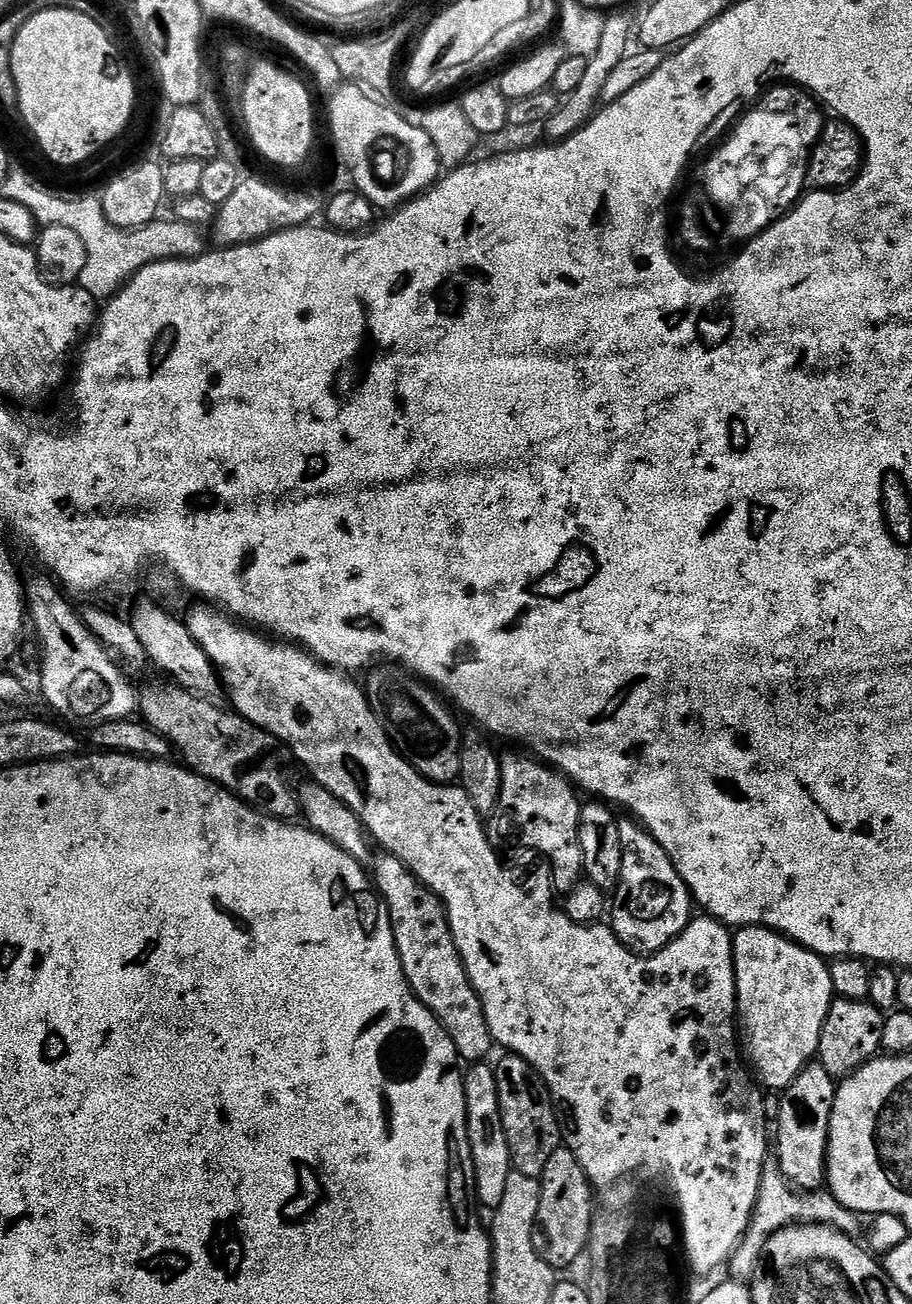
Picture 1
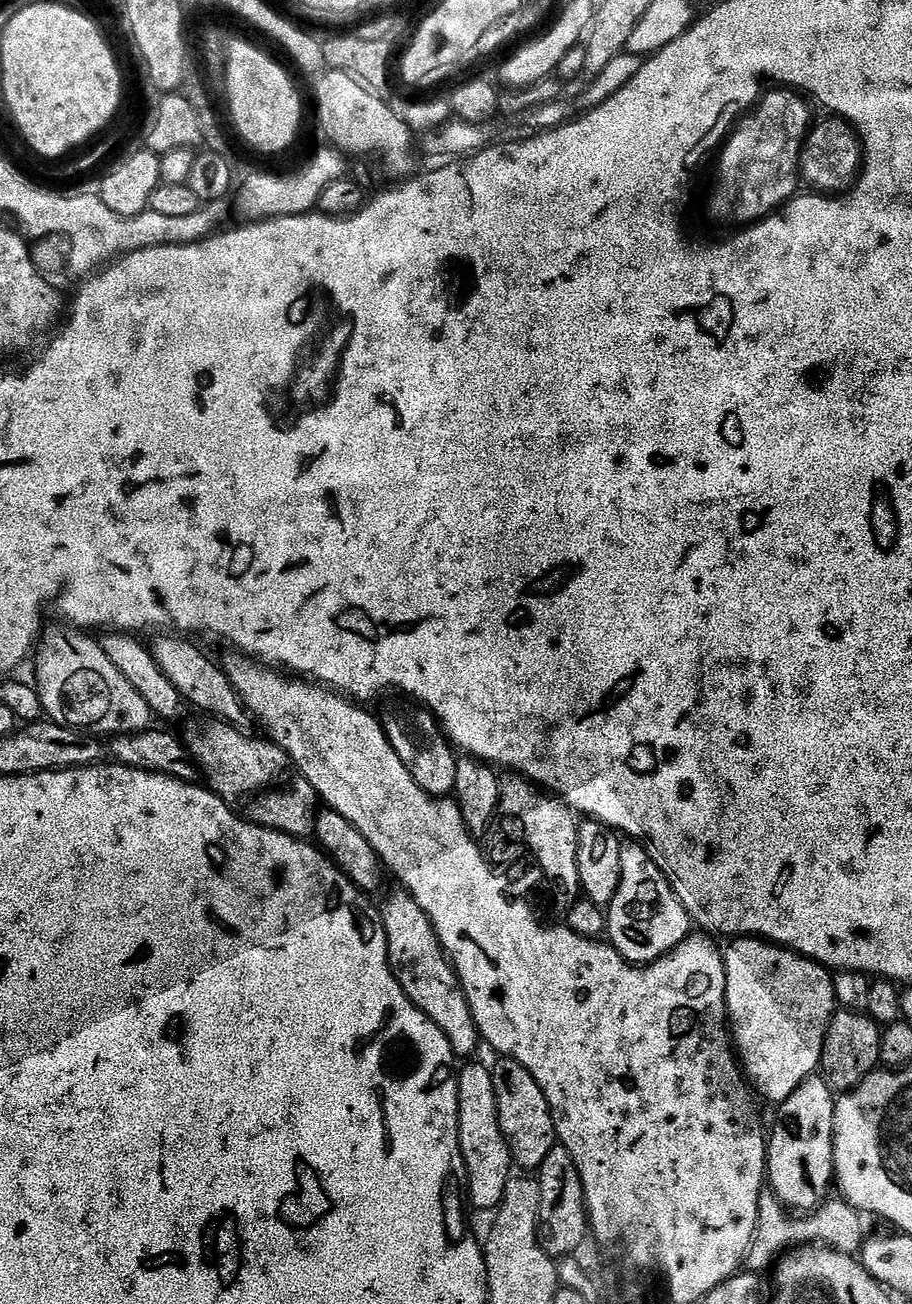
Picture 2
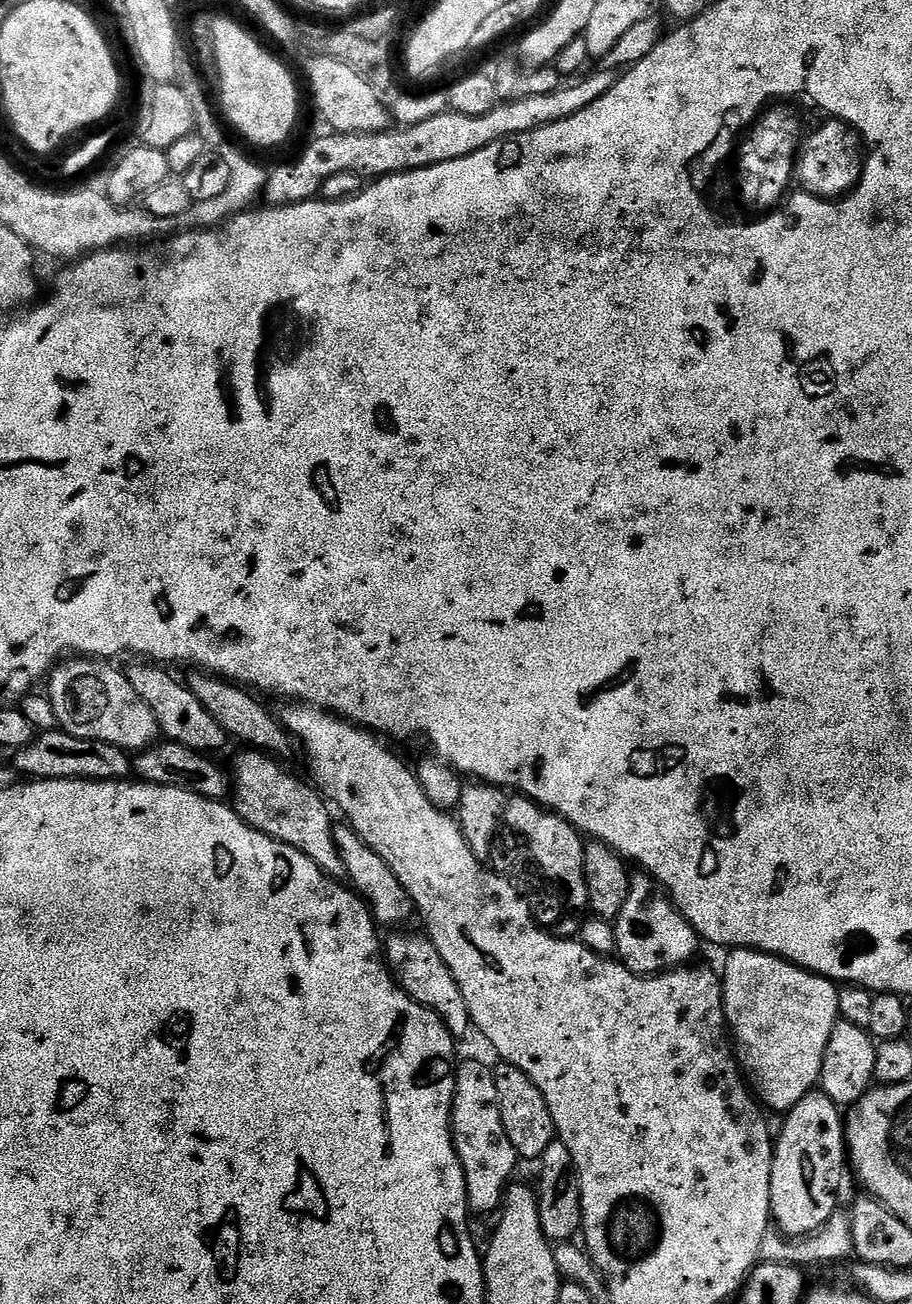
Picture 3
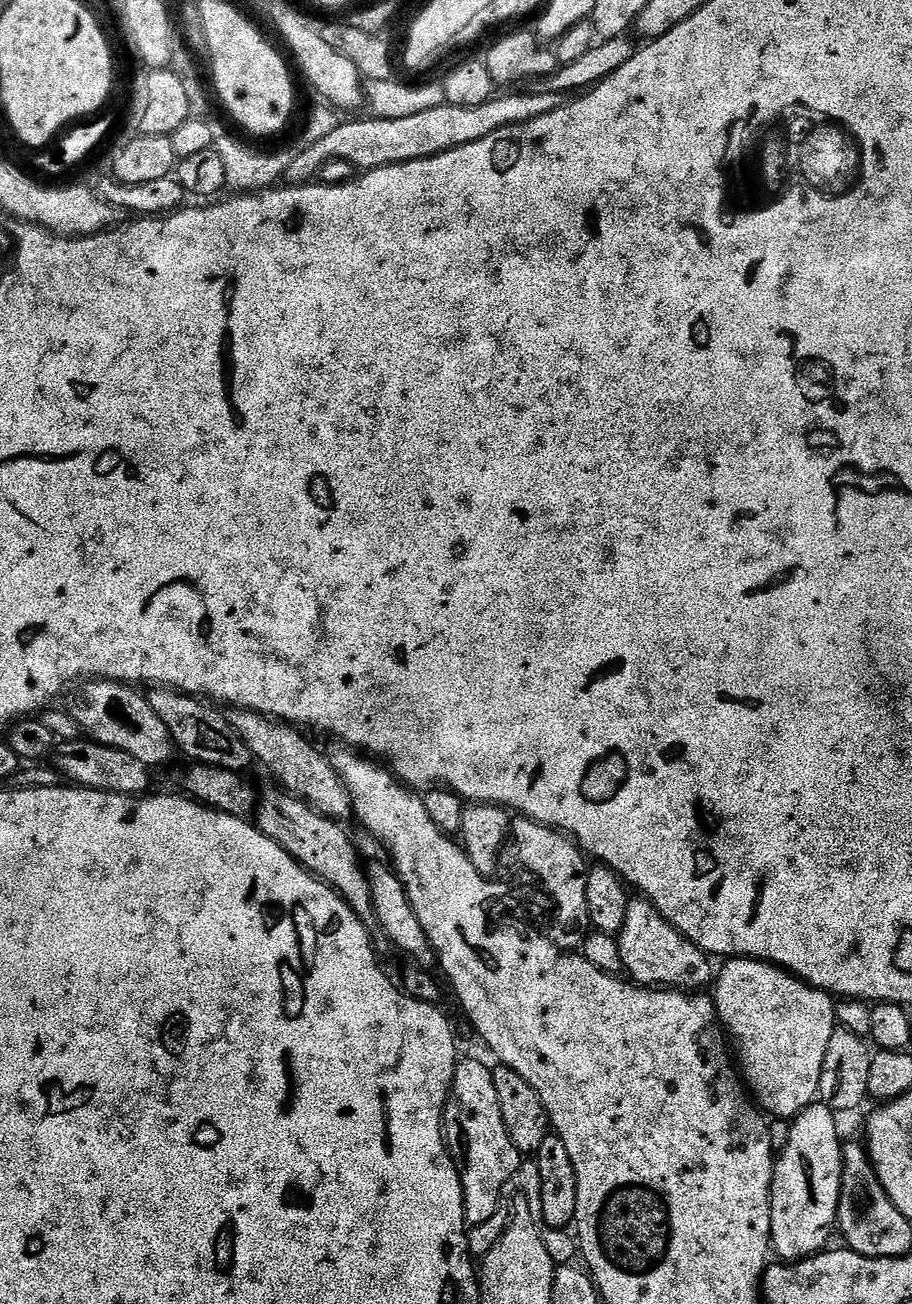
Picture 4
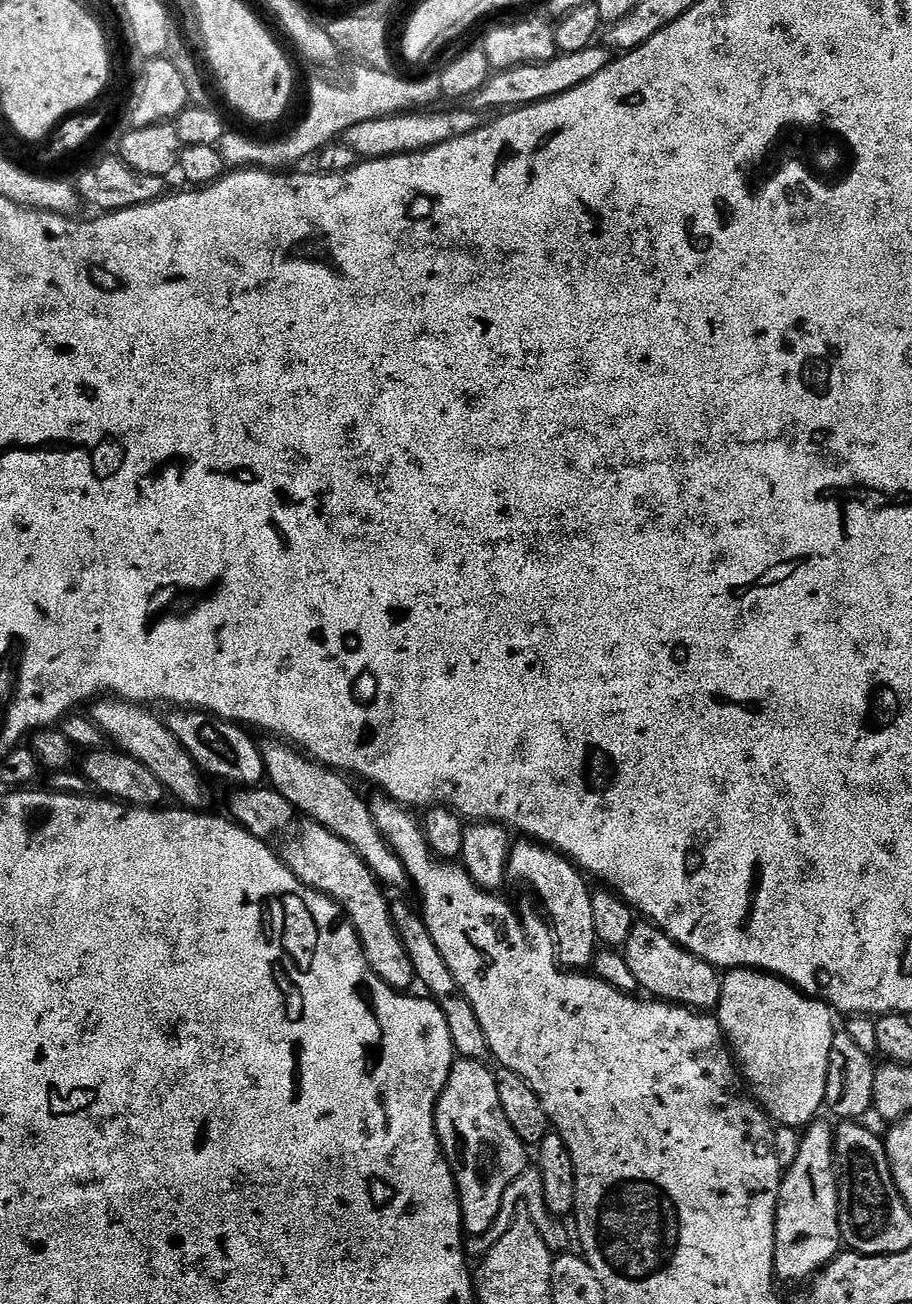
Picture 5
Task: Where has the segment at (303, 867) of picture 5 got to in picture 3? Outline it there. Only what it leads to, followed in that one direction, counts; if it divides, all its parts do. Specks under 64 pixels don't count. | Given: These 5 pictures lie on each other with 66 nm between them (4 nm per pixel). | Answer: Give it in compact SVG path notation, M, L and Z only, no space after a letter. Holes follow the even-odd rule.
M259 750L240 751L244 752L237 754L236 772L234 771L236 813L262 834L302 850L302 854L309 856L329 876L343 877L344 863L332 833L334 819L328 813L329 805L325 797L307 779L299 780L294 773L287 772L277 757Z

